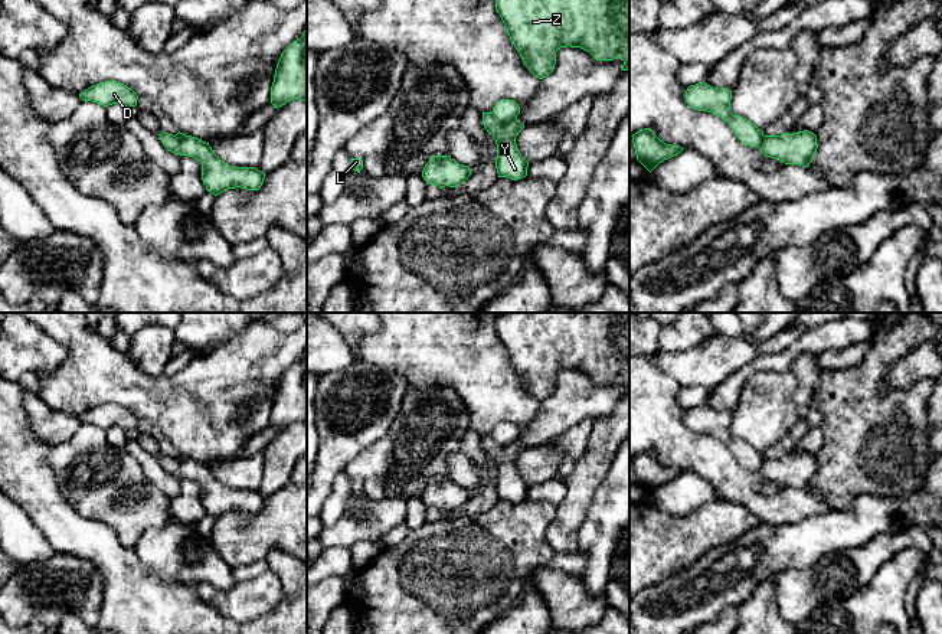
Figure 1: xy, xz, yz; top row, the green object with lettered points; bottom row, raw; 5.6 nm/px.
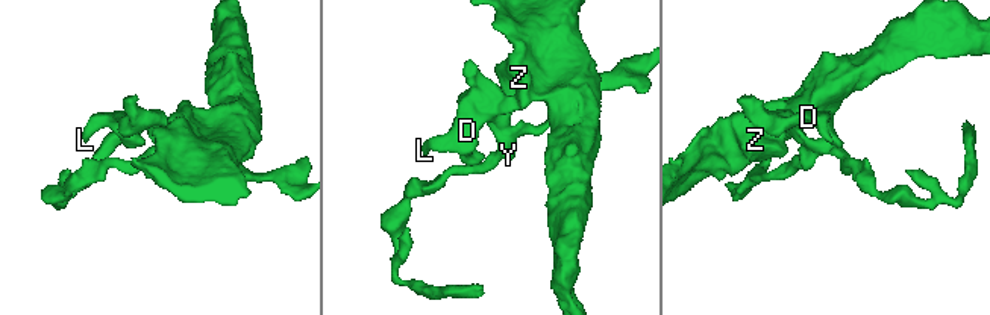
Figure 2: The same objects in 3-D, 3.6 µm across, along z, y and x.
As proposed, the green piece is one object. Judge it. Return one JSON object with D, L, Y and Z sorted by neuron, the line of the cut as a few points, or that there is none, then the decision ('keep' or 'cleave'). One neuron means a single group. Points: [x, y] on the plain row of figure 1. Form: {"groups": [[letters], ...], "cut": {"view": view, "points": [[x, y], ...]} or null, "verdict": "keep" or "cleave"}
{"groups": [["D", "L", "Z"], ["Y"]], "cut": {"view": "xz", "points": [[490, 435], [501, 444], [516, 441]]}, "verdict": "cleave"}

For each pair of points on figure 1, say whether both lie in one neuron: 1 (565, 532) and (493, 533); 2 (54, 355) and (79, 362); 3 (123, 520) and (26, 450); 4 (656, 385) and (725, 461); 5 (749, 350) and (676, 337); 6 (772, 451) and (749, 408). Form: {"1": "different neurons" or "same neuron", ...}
{"1": "different neurons", "2": "different neurons", "3": "different neurons", "4": "same neuron", "5": "different neurons", "6": "different neurons"}

